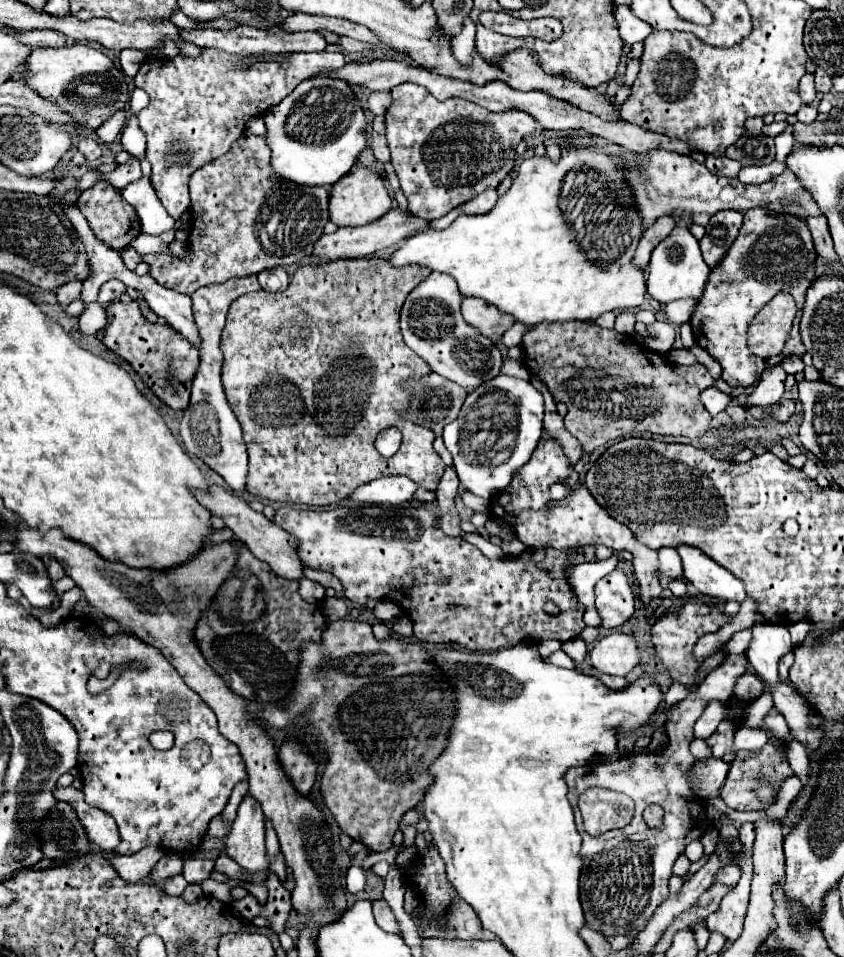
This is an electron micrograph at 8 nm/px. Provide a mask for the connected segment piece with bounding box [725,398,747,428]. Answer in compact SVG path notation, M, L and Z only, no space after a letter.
M731 398L731 402L727 404L725 412L731 416L731 420L733 420L739 428L745 424L745 414L747 414L747 410L745 410L745 406L743 406L741 402L737 402L737 398Z

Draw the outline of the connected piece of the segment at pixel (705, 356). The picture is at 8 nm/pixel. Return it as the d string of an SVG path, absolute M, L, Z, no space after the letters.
M693 344L691 348L689 348L693 354L695 354L695 358L699 360L699 364L703 364L709 372L711 372L711 376L717 380L717 378L721 378L721 364L707 352L707 350L703 350L699 344Z

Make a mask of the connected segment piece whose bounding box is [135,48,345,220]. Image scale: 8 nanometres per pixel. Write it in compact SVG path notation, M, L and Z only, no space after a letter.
M203 48L199 56L179 54L175 58L149 58L143 62L139 74L135 76L135 86L145 90L151 98L149 106L143 108L141 114L137 116L139 128L147 136L145 160L153 168L151 186L173 220L179 220L183 212L191 208L191 200L189 200L191 174L201 166L213 162L215 158L223 156L231 148L231 144L245 132L245 124L249 118L261 116L269 108L277 106L303 80L345 66L345 56L341 52L293 52L287 54L281 64L265 60L265 62L255 62L248 68L241 68L239 60L247 56L248 53L231 55L218 49Z

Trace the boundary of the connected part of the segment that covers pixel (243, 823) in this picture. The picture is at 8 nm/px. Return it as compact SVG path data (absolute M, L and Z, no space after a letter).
M247 794L237 810L233 828L225 840L225 854L233 858L245 872L257 874L269 868L265 854L265 816L257 800Z

